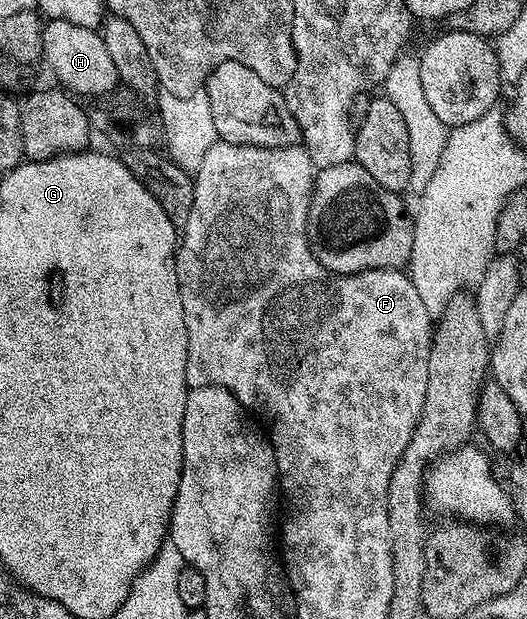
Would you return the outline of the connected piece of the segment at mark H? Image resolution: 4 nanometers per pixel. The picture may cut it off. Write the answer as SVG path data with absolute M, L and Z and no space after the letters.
M50 19L41 29L41 55L44 63L49 63L53 76L64 91L74 97L108 96L118 87L117 71L111 62L111 54L107 54L107 46L103 42L100 31L87 26L75 26L75 22Z

